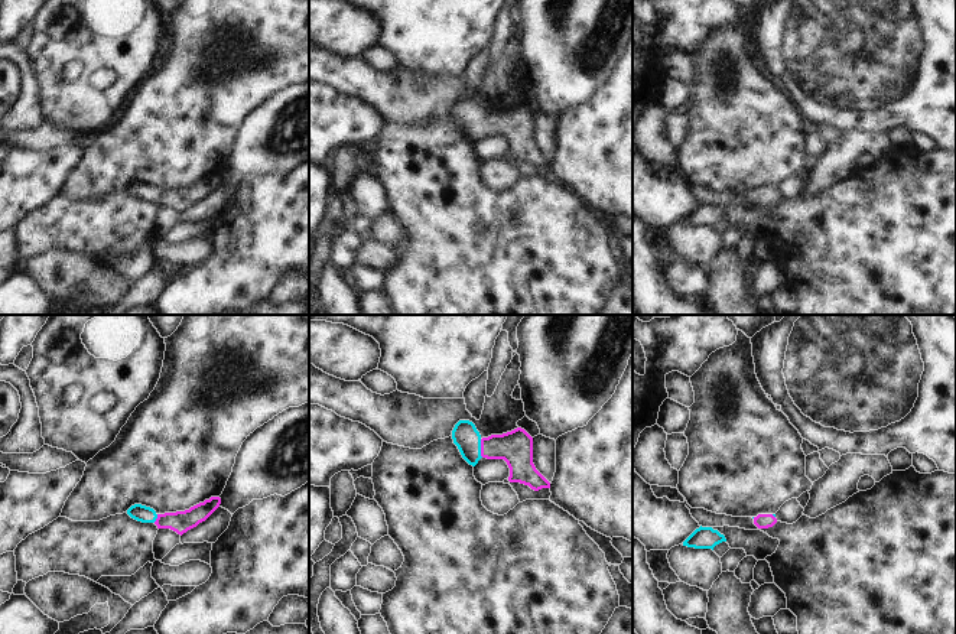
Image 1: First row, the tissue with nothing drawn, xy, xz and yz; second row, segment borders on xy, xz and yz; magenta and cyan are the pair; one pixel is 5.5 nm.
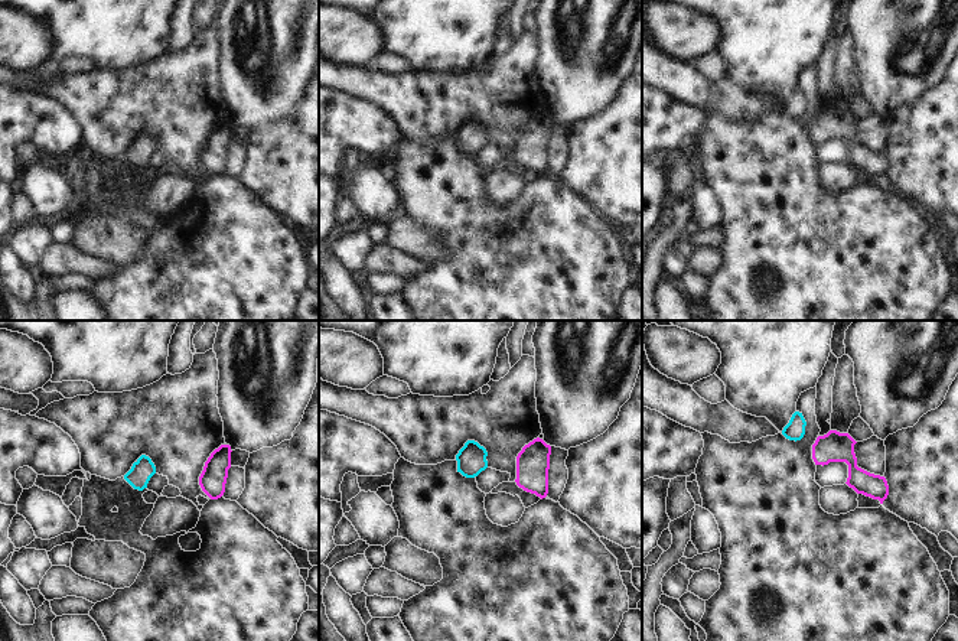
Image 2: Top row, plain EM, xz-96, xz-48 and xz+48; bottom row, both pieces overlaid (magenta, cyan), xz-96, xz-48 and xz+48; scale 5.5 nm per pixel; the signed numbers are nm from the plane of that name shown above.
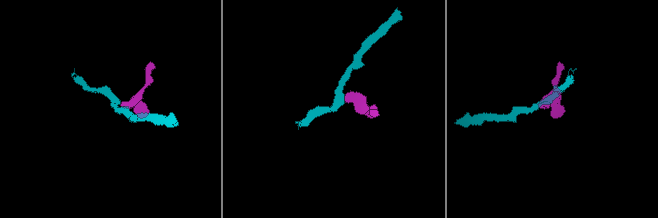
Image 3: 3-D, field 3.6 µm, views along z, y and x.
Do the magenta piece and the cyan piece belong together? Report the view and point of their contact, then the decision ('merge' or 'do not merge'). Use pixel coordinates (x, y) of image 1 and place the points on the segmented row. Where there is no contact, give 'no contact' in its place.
meets magenta in xz at (481, 448); merge

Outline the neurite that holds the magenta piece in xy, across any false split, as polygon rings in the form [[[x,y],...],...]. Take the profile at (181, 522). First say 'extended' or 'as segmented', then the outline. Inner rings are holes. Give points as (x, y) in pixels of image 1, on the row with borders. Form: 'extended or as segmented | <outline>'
extended | [[[211,497],[189,510],[165,514],[157,514],[150,507],[134,504],[127,510],[127,514],[137,521],[155,523],[157,529],[170,529],[182,536],[199,523],[205,521],[220,507],[220,504],[220,497]]]

